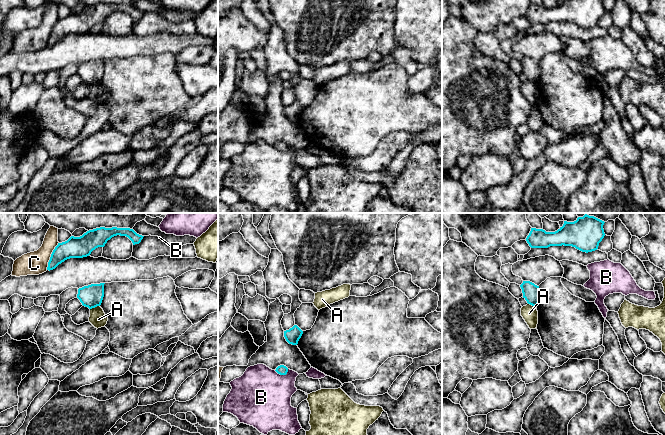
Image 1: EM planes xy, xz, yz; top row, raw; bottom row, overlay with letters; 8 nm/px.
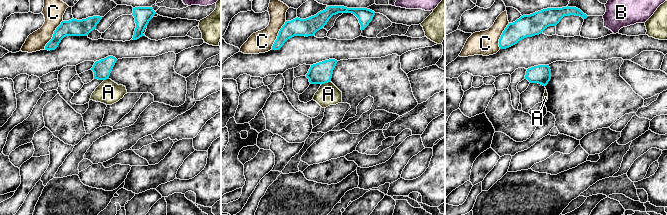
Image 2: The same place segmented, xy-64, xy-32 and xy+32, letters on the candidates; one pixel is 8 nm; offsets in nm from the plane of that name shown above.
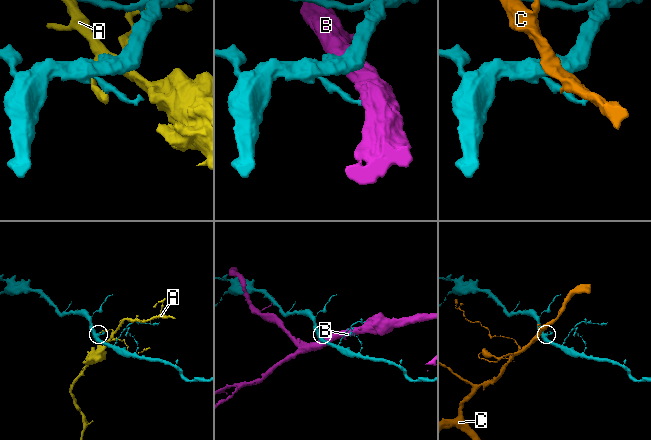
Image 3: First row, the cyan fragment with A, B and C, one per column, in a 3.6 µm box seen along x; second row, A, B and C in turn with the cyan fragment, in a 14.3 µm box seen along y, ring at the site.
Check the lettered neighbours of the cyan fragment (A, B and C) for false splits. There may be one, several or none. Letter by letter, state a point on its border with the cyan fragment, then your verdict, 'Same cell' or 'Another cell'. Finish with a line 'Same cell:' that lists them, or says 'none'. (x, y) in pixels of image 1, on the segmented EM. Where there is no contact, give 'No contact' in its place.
A: Touches cyan at xy (94, 307). Another cell
B: Touches cyan at xz (282, 374). Another cell
C: Touches cyan at xy (51, 256). Another cell
Same cell: none

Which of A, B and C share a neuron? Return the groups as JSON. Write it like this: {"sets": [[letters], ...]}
{"sets": [["A"], ["B"], ["C"]]}

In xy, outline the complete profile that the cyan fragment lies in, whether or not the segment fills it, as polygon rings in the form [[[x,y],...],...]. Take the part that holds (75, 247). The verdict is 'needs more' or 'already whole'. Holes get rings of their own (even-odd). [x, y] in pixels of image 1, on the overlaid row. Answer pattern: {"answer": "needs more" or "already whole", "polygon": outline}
{"answer": "already whole", "polygon": [[[100,227],[89,230],[80,237],[71,236],[67,241],[58,243],[48,262],[47,270],[55,269],[59,264],[70,258],[83,258],[91,254],[98,247],[104,247],[114,236],[126,236],[133,245],[139,244],[144,236],[137,234],[130,228]]]}

